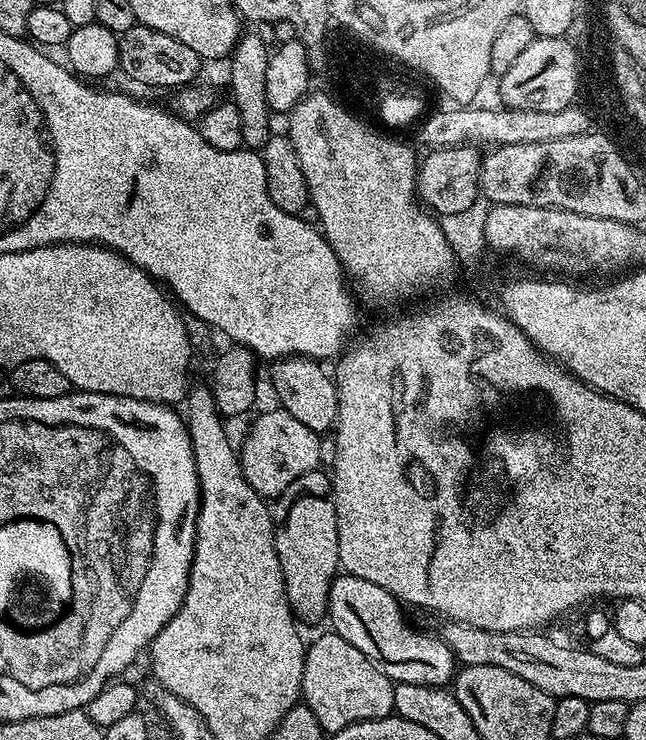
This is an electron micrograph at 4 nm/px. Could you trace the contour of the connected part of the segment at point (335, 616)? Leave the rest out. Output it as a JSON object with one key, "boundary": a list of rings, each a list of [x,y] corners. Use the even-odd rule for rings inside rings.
{"boundary":[[[340,574],[330,586],[327,619],[332,620],[331,631],[346,638],[350,646],[362,650],[362,654],[366,654],[366,658],[373,660],[393,682],[414,686],[434,686],[435,688],[451,685],[458,671],[456,655],[450,650],[450,646],[446,646],[446,642],[440,640],[439,635],[432,633],[431,636],[428,632],[419,632],[418,629],[411,628],[407,618],[404,617],[403,610],[405,611],[401,601],[391,596],[386,590],[382,590],[382,586],[374,582],[366,582],[366,578]]]}

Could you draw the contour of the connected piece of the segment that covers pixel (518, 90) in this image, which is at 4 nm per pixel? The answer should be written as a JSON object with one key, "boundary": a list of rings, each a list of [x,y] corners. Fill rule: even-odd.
{"boundary":[[[537,37],[513,63],[506,74],[499,77],[501,103],[507,108],[556,112],[573,105],[578,82],[581,83],[579,58],[573,43],[565,37]]]}

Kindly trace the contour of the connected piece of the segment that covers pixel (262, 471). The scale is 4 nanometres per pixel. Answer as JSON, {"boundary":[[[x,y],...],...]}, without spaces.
{"boundary":[[[284,409],[264,412],[255,418],[243,446],[240,446],[238,455],[244,477],[260,496],[278,498],[291,482],[321,467],[322,440],[321,433],[311,430]]]}

